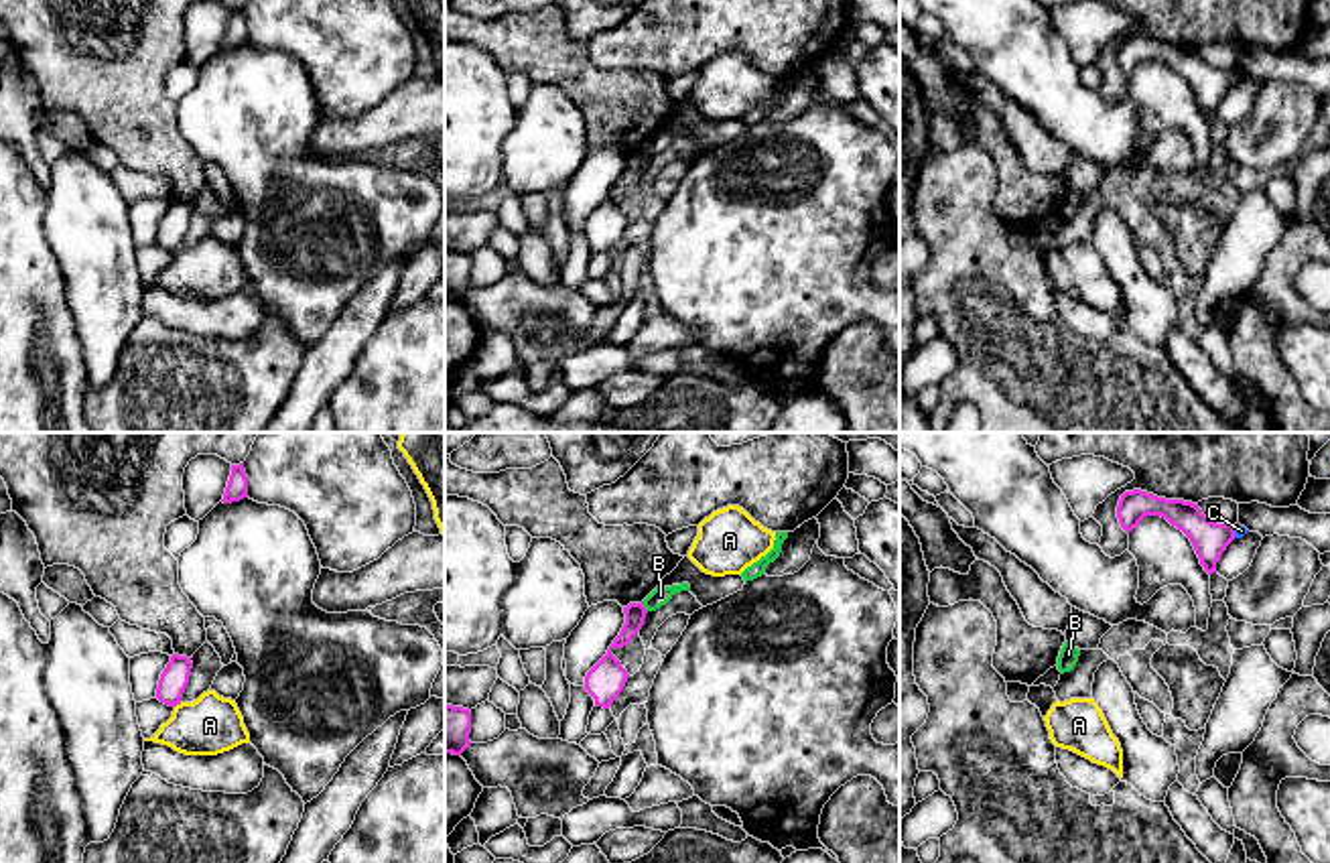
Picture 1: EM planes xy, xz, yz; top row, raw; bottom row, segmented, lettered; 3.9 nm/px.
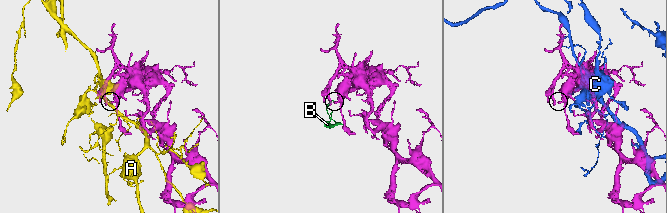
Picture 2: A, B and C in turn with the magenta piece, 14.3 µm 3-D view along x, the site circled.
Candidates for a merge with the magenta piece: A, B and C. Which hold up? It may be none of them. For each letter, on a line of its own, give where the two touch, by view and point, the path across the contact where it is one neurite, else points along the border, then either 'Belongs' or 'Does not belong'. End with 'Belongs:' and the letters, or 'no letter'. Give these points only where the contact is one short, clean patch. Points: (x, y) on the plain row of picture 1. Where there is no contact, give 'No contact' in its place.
A: Touches magenta at xy (177, 248). Does not belong
B: Touches magenta at xz (642, 151). Boundary: xz (642, 147), (648, 155). Does not belong
C: Touches magenta at yz (1235, 74). Does not belong
Belongs: no letter

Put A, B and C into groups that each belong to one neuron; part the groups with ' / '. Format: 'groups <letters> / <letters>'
groups A / B / C

